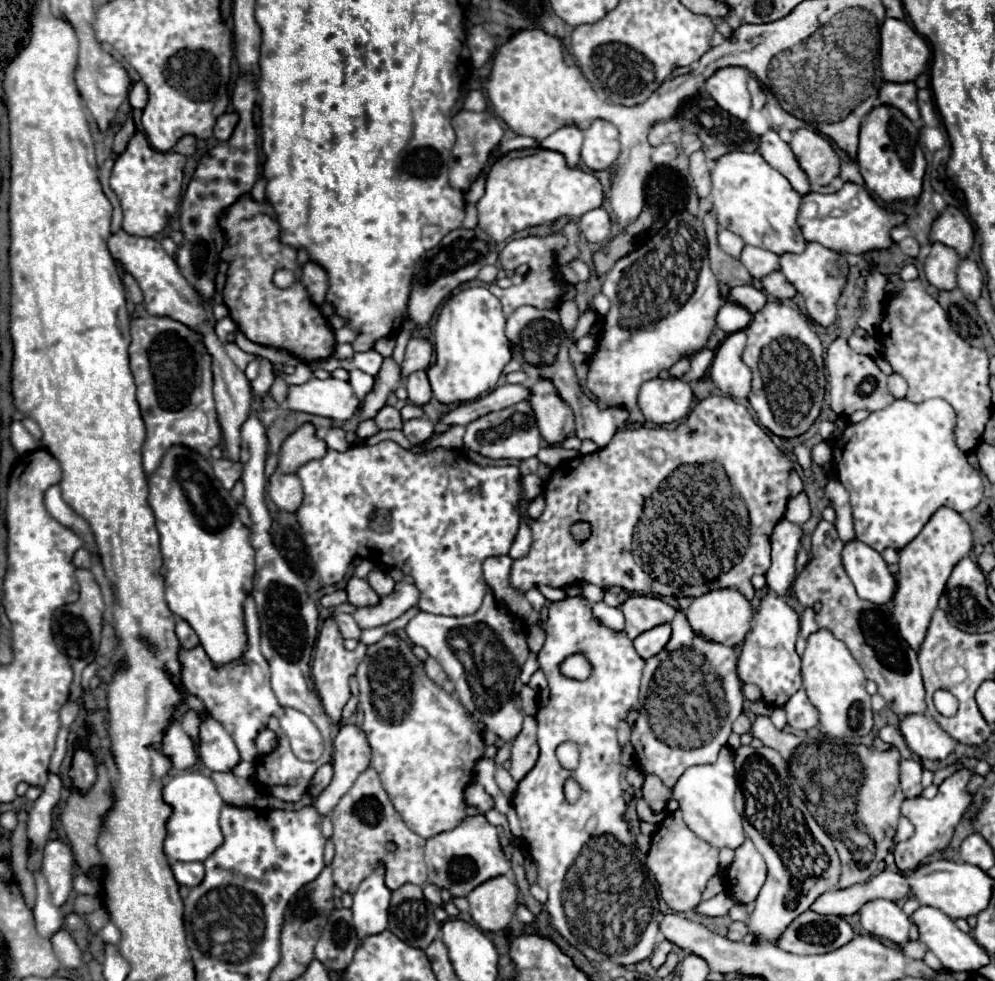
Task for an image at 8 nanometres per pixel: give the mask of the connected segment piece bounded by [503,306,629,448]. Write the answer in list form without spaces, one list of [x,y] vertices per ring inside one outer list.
[[[521,306],[517,308],[509,318],[507,318],[507,338],[511,342],[511,352],[513,358],[511,362],[505,366],[505,374],[515,372],[515,370],[525,370],[527,376],[531,380],[551,380],[553,386],[557,388],[559,396],[573,408],[575,414],[575,432],[577,438],[581,440],[593,440],[599,448],[605,448],[609,444],[609,440],[613,438],[613,434],[617,432],[617,428],[627,422],[629,412],[625,408],[605,408],[601,410],[579,386],[577,374],[575,374],[575,366],[569,358],[567,346],[569,346],[569,338],[565,334],[565,330],[561,328],[559,322],[559,312],[555,308],[551,310],[539,310],[533,306]]]

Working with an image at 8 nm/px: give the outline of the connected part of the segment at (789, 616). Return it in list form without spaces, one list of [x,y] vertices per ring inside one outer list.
[[[767,594],[753,618],[751,632],[741,648],[737,672],[743,682],[753,682],[761,688],[763,700],[769,706],[783,706],[801,688],[801,660],[795,652],[795,640],[799,634],[799,616],[779,596]]]

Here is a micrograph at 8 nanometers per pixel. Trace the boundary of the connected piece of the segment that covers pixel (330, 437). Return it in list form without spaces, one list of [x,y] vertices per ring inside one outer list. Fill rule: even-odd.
[[[329,428],[325,434],[325,444],[337,452],[345,452],[349,448],[347,440],[345,440],[345,432],[341,428]]]

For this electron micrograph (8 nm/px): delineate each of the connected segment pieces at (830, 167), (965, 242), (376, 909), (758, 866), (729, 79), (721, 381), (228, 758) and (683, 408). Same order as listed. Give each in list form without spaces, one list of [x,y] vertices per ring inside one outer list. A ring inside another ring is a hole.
[[[811,128],[795,130],[789,146],[813,186],[827,186],[839,174],[839,156],[823,134]]]
[[[949,206],[945,212],[933,222],[931,242],[943,242],[957,250],[961,258],[967,258],[973,246],[973,228],[969,220],[961,214],[961,210]]]
[[[379,864],[375,872],[361,882],[353,894],[353,928],[357,932],[357,942],[387,930],[387,908],[391,900],[391,890],[383,882],[383,866]]]
[[[747,838],[737,850],[735,860],[727,868],[729,878],[729,892],[737,898],[741,904],[749,904],[757,898],[763,882],[765,882],[765,860],[755,848],[755,844]]]
[[[721,68],[705,82],[705,92],[725,108],[725,112],[745,120],[751,110],[751,96],[747,92],[749,78],[751,74],[745,68]]]
[[[745,332],[729,334],[719,350],[715,352],[711,364],[713,384],[731,398],[747,398],[751,392],[751,370],[741,360],[745,348]]]
[[[173,676],[173,684],[183,694],[183,704],[201,716],[199,760],[207,766],[209,772],[229,772],[239,762],[239,752],[231,740],[231,736],[225,732],[221,722],[217,722],[207,712],[203,700],[199,696],[193,696],[179,678]]]
[[[679,378],[671,380],[647,380],[639,390],[639,408],[645,420],[653,424],[669,424],[683,420],[693,402],[693,392],[687,382]]]

